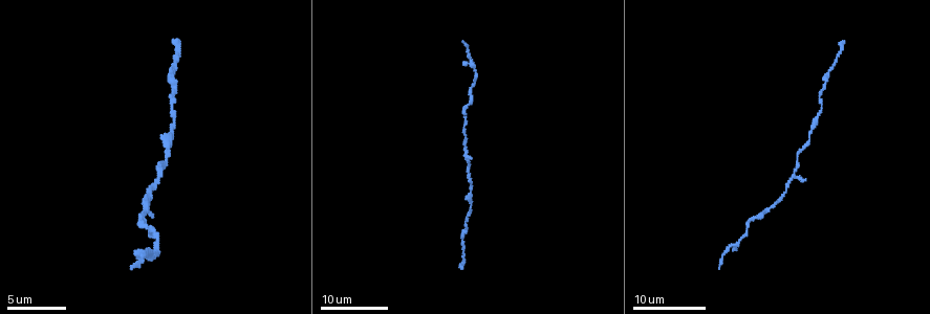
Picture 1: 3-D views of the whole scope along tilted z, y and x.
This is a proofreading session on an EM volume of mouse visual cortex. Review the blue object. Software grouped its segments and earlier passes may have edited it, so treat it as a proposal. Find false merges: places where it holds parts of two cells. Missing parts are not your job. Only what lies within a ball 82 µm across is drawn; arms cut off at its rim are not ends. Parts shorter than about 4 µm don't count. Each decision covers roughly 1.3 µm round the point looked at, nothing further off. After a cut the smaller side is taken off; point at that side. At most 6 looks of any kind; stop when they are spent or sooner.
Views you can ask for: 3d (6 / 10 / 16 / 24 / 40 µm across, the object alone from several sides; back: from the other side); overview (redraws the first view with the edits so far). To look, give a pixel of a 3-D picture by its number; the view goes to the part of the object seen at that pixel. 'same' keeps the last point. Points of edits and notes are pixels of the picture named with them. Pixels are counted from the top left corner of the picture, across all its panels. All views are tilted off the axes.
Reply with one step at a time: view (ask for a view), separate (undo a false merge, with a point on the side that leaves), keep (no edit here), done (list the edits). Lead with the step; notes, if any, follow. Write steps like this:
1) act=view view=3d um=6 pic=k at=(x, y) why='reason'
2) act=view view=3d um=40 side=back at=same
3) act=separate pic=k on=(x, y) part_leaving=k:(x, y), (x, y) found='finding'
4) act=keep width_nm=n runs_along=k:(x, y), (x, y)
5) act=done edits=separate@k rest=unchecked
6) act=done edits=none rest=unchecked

act=view view=3d um=24 pic=1 at=(749, 223) why='calibre changes'

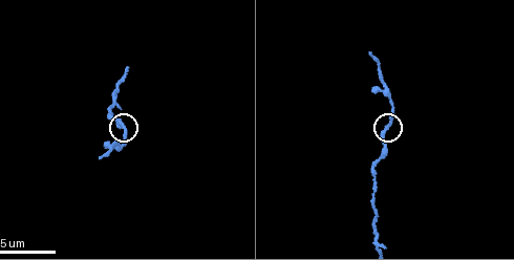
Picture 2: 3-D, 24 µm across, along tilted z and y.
act=view view=3d um=6 pic=2 at=(121, 124)

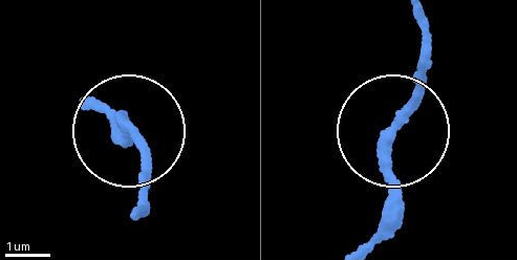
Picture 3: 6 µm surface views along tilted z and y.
act=keep width_nm=200 runs_along=3:(378, 232), (400, 116), (431, 55) found='all the same cell'

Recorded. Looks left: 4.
act=view view=3d um=16 pic=2 at=(120, 83) why='side arm on a straight run'

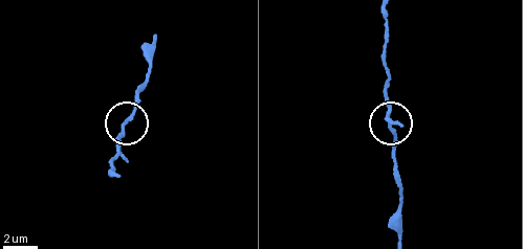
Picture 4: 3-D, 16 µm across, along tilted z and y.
act=view view=3d um=16 side=back pic=4 at=(124, 122)

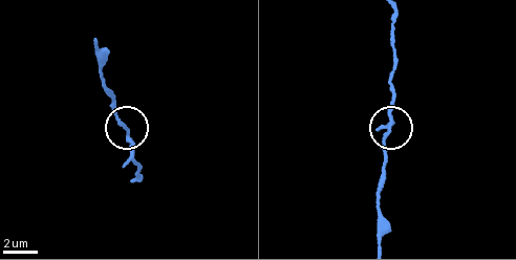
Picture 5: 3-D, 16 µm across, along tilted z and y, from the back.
act=keep width_nm=140 runs_along=5:(382, 138), (390, 126), (389, 84) found='continuous, no second cell'

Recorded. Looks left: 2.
act=done edits=none rest=unchecked

